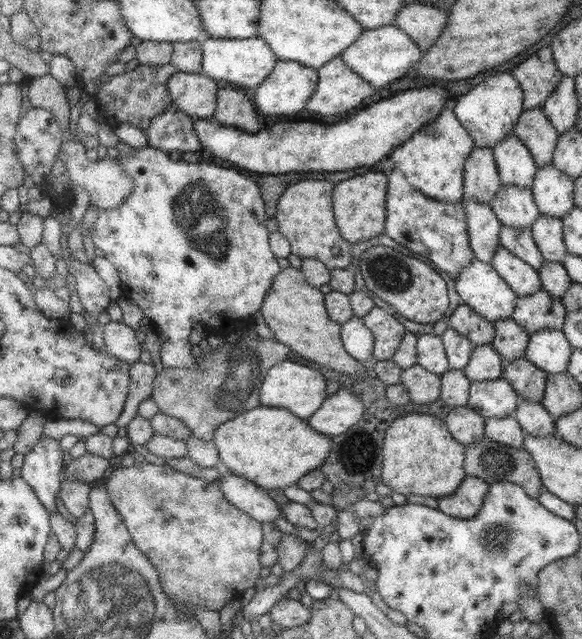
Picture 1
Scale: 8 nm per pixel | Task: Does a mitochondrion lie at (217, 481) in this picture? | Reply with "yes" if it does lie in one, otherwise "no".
no

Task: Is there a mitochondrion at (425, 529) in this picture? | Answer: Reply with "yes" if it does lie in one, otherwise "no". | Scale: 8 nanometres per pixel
no

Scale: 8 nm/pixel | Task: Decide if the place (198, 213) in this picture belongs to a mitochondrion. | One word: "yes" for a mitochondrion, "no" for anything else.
yes

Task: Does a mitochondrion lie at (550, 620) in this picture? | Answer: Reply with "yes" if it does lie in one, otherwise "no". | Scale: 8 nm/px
no

